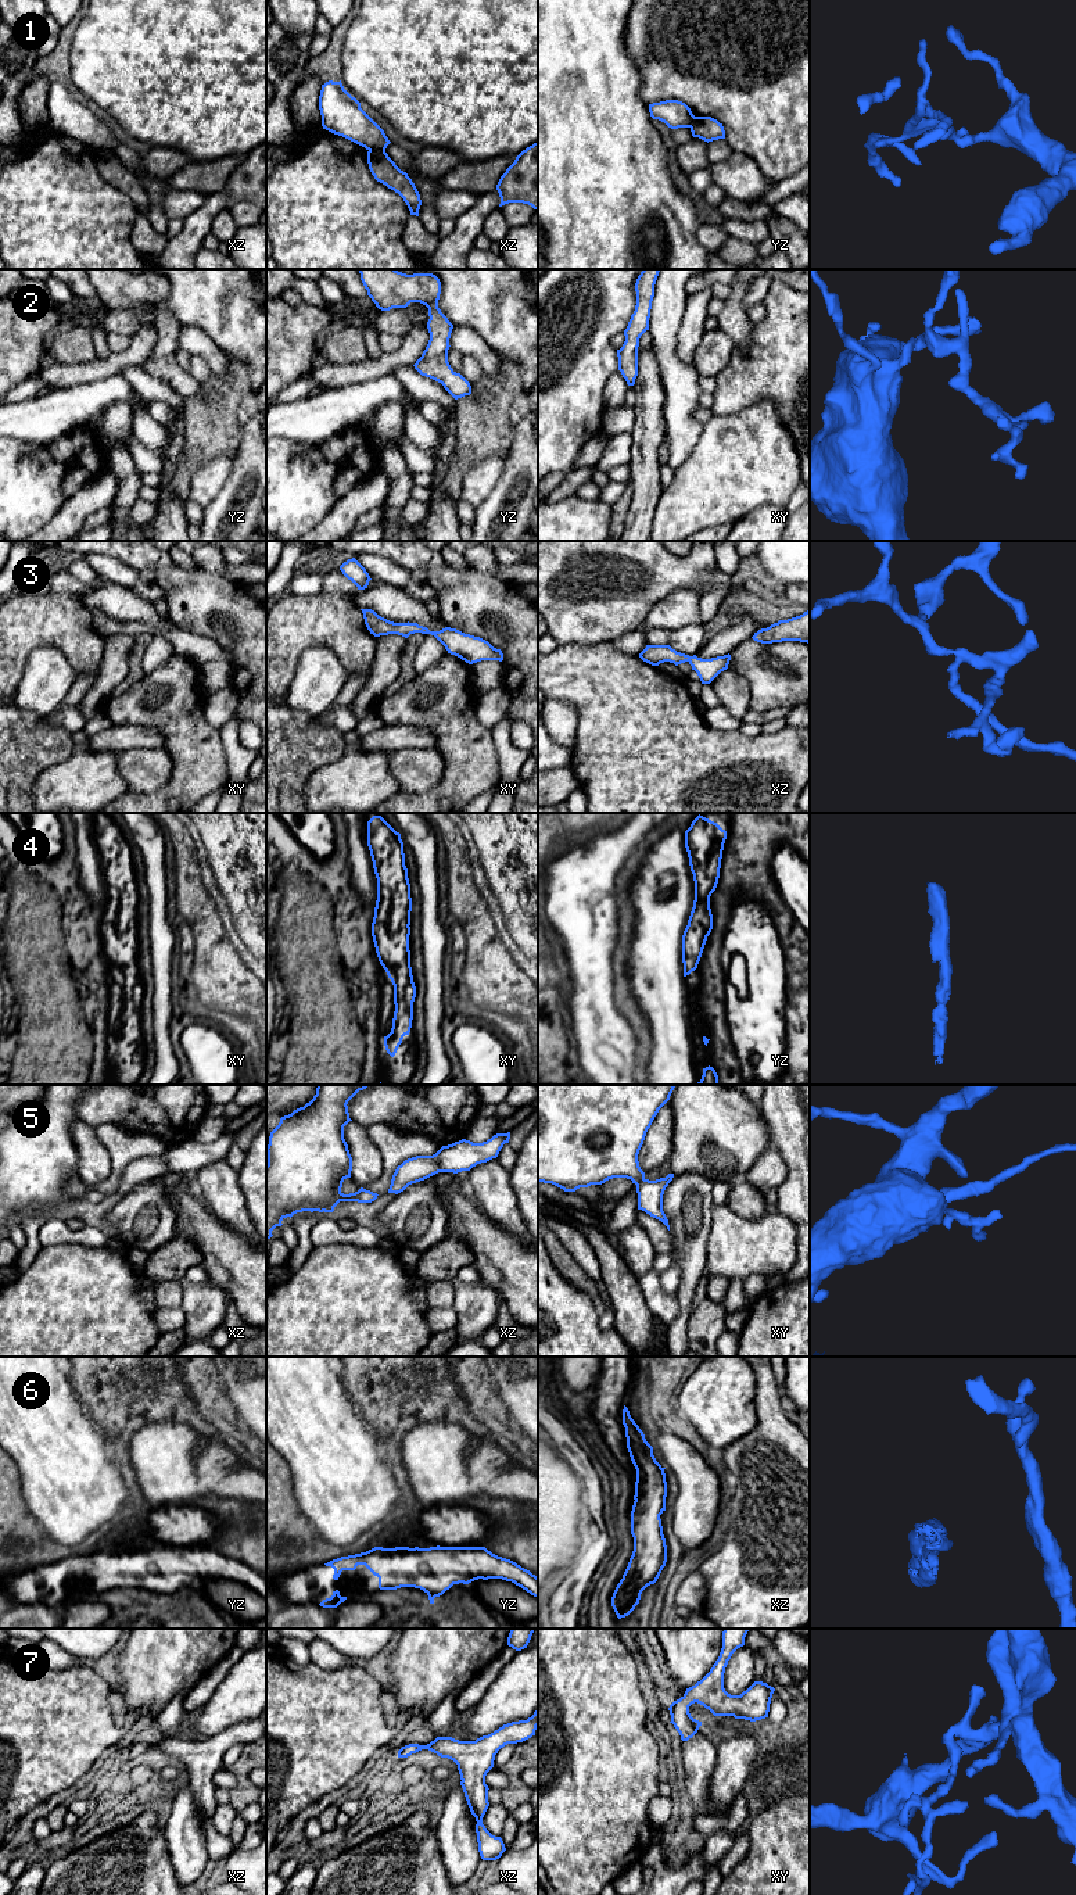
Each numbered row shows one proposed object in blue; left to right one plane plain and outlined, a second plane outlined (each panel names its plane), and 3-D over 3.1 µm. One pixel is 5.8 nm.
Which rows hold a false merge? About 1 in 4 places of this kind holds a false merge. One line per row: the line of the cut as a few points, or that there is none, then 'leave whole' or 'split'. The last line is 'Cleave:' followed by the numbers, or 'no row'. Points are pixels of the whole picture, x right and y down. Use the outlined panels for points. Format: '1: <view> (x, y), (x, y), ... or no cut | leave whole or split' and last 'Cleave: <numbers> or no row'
1: xz (369, 149), (384, 153) | split
2: no cut | leave whole
3: no cut | leave whole
4: no cut | leave whole
5: no cut | leave whole
6: no cut | leave whole
7: no cut | leave whole
Cleave: 1

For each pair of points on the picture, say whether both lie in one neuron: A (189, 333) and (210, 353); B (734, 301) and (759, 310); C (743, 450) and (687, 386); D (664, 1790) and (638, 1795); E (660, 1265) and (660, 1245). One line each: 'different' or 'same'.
A: same
B: different
C: different
D: different
E: different

